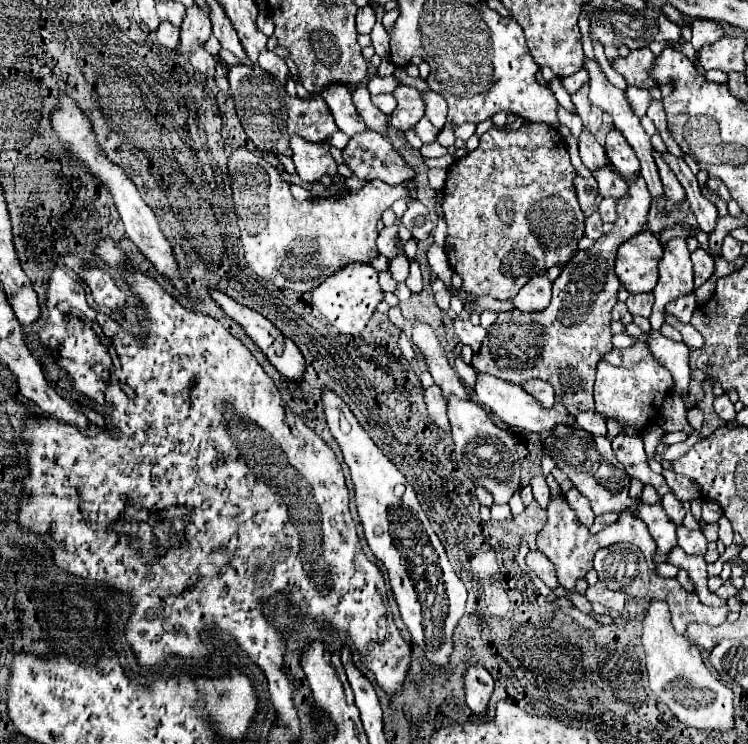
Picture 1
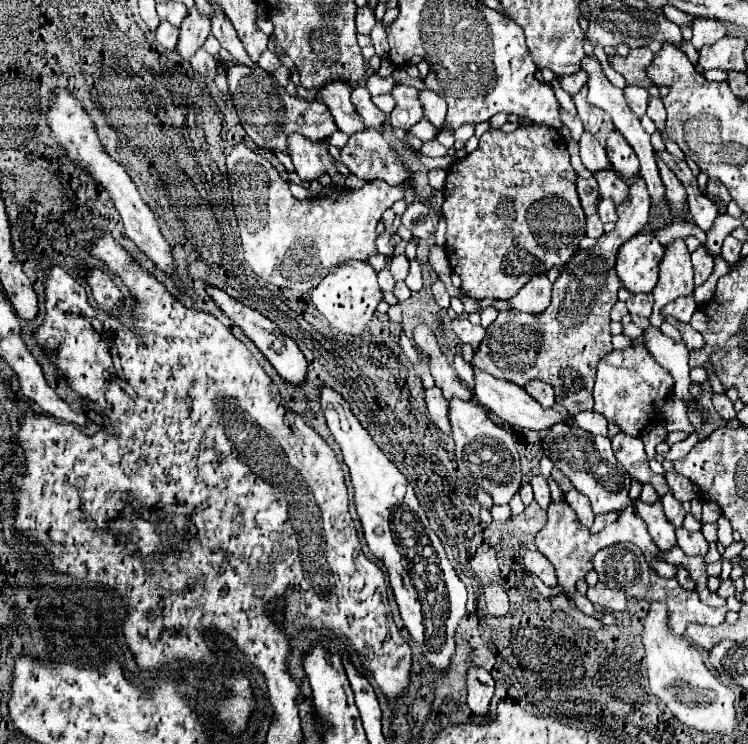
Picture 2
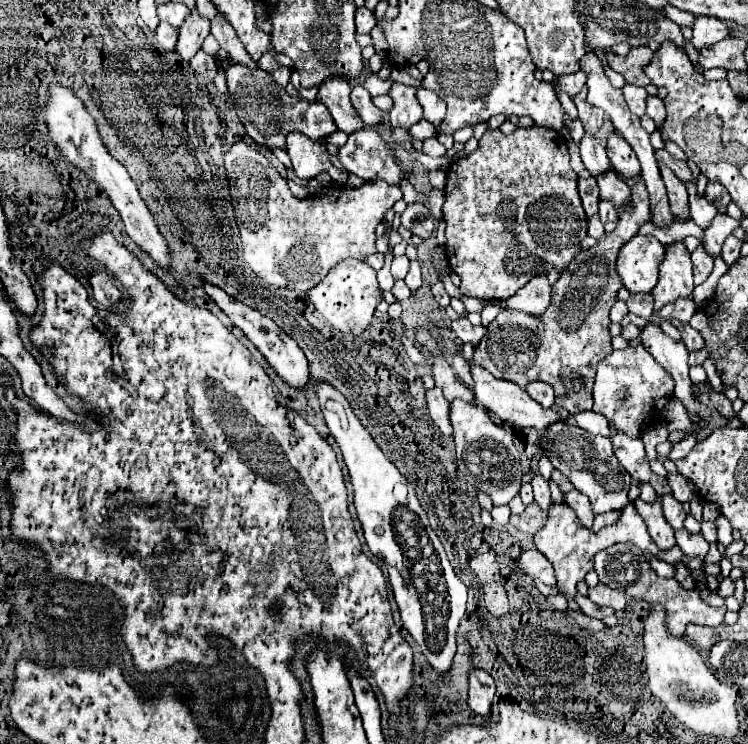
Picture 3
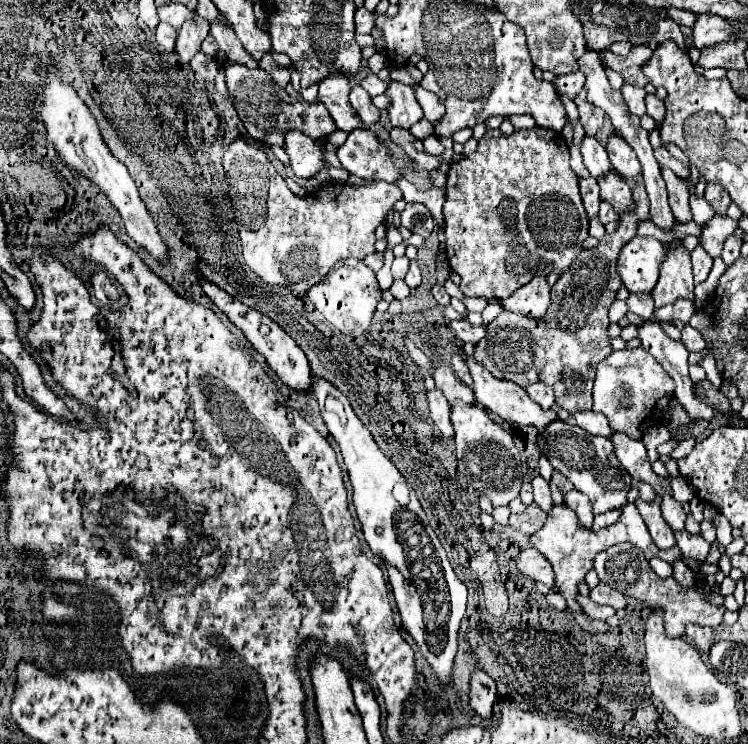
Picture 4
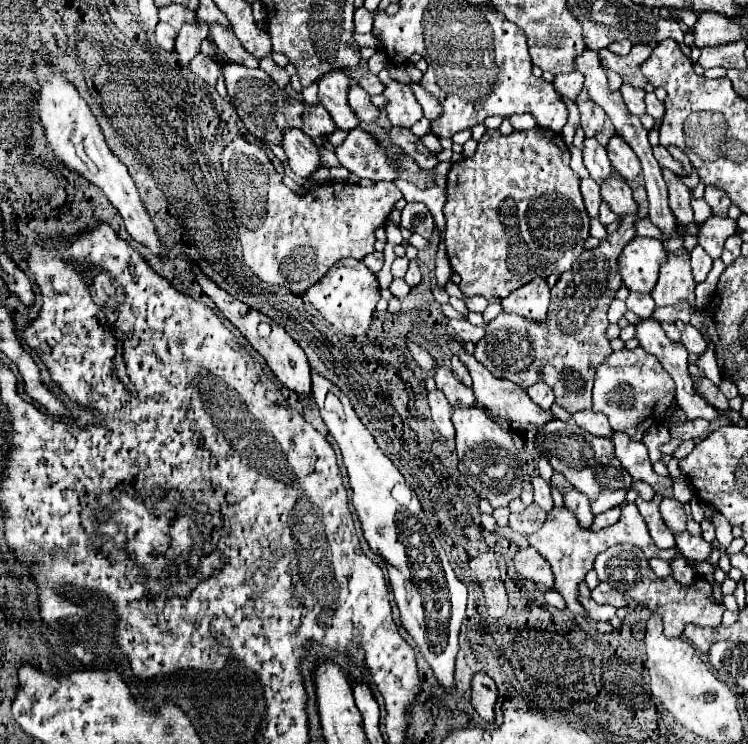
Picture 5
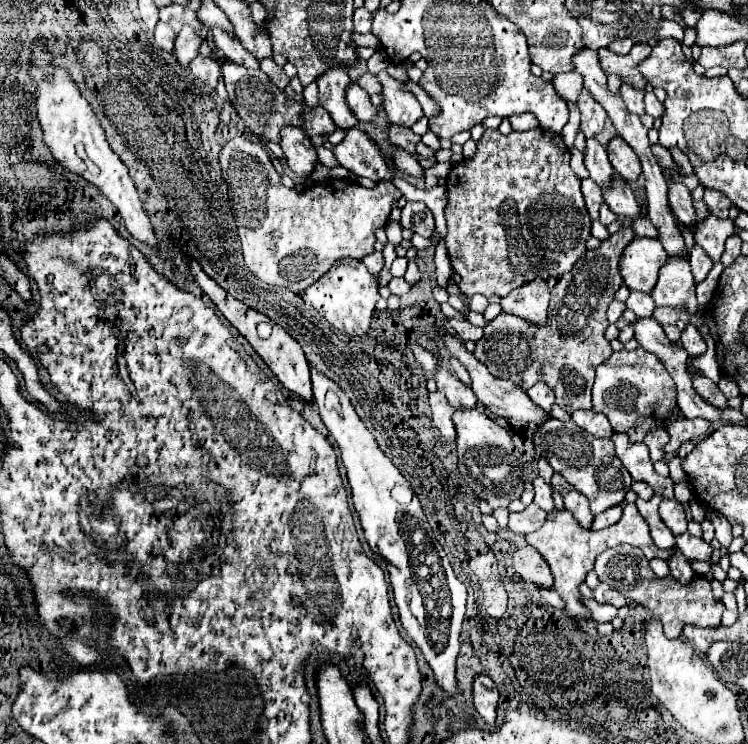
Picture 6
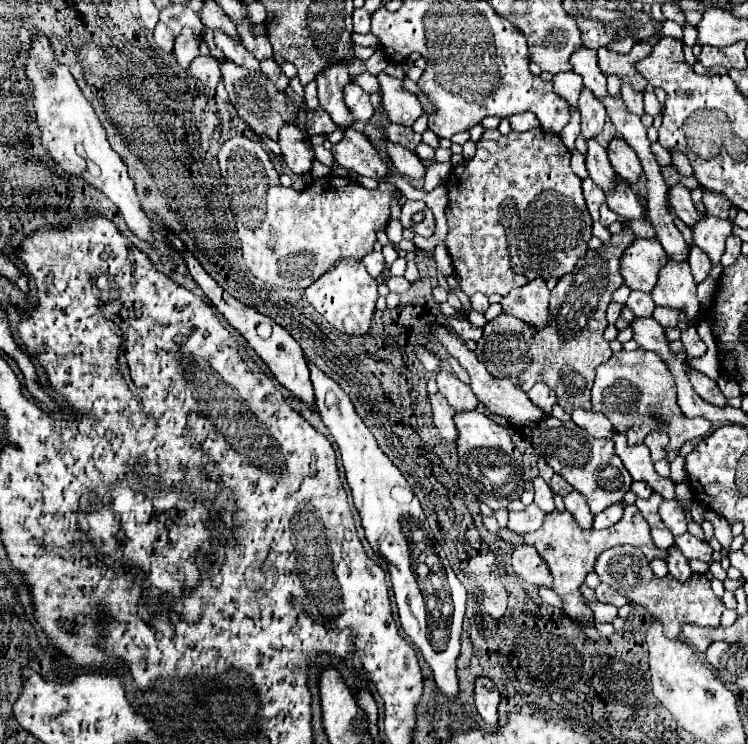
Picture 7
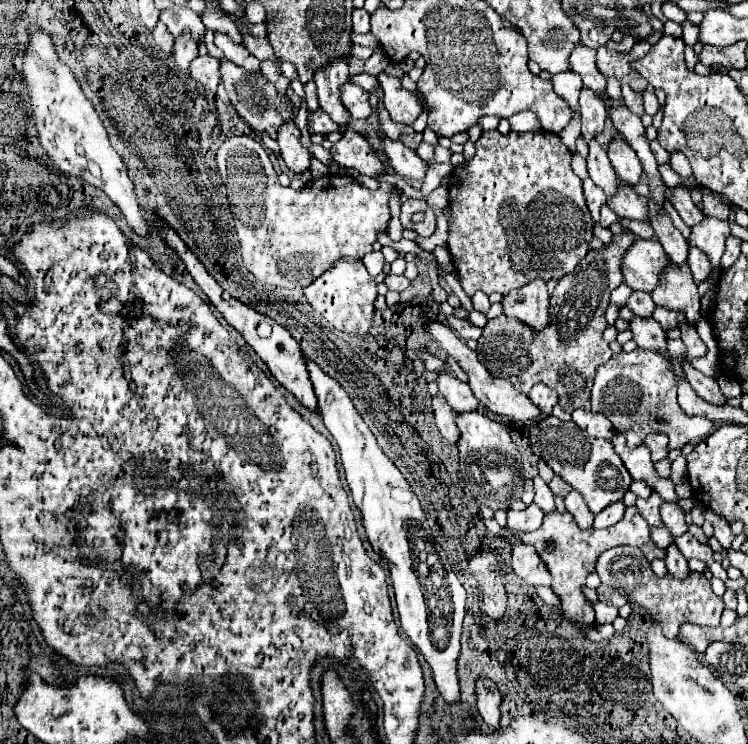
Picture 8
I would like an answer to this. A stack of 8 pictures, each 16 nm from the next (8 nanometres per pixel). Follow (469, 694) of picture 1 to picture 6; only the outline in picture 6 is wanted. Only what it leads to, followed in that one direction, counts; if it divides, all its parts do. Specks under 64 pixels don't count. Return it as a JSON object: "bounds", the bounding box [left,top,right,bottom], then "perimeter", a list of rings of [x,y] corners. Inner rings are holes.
{"bounds":[472,674,498,722],"perimeter":[[[476,674],[472,682],[472,702],[476,712],[488,722],[496,722],[496,704],[498,704],[498,690],[492,678],[486,674]]]}

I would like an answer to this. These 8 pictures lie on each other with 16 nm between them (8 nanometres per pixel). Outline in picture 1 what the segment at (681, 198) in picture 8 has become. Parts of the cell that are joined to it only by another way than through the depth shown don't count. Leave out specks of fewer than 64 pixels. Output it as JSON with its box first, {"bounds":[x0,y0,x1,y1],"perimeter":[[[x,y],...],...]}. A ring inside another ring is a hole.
{"bounds":[652,148,686,204],"perimeter":[[[652,148],[652,156],[654,156],[656,166],[658,166],[658,174],[660,174],[660,180],[662,180],[662,186],[664,186],[664,194],[668,194],[668,198],[670,198],[674,204],[682,202],[682,200],[686,198],[686,192],[684,192],[684,188],[680,186],[678,178],[674,176],[674,172],[672,172],[670,166],[664,162],[664,158],[662,158],[662,154],[660,154],[658,150]]]}

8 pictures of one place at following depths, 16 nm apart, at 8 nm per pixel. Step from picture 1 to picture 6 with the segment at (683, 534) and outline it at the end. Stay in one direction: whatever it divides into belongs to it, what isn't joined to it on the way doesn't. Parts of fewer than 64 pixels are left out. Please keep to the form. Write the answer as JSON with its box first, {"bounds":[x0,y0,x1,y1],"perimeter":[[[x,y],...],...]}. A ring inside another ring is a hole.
{"bounds":[676,532,712,560],"perimeter":[[[688,532],[676,536],[676,548],[688,558],[688,560],[708,560],[712,554],[712,546],[704,542],[702,538],[690,536]]]}

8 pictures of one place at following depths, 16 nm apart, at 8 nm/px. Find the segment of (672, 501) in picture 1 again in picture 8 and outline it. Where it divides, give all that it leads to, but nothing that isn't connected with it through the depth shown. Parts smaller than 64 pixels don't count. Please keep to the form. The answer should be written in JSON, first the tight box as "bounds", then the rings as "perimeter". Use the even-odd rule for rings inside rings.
{"bounds":[660,502,688,538],"perimeter":[[[662,502],[660,516],[662,516],[662,522],[672,532],[674,538],[682,536],[688,530],[686,520],[684,520],[684,510],[678,506],[678,502]]]}

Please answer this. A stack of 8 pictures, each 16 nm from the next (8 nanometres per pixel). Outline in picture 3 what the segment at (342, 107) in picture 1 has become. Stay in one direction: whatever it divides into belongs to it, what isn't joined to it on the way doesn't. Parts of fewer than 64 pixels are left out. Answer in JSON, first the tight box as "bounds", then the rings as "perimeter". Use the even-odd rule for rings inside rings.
{"bounds":[318,80,364,134],"perimeter":[[[328,80],[328,84],[322,84],[318,92],[318,98],[330,110],[338,130],[346,134],[352,134],[364,128],[364,122],[360,120],[360,116],[356,114],[350,102],[350,92],[352,92],[352,86],[348,84],[348,80]]]}

